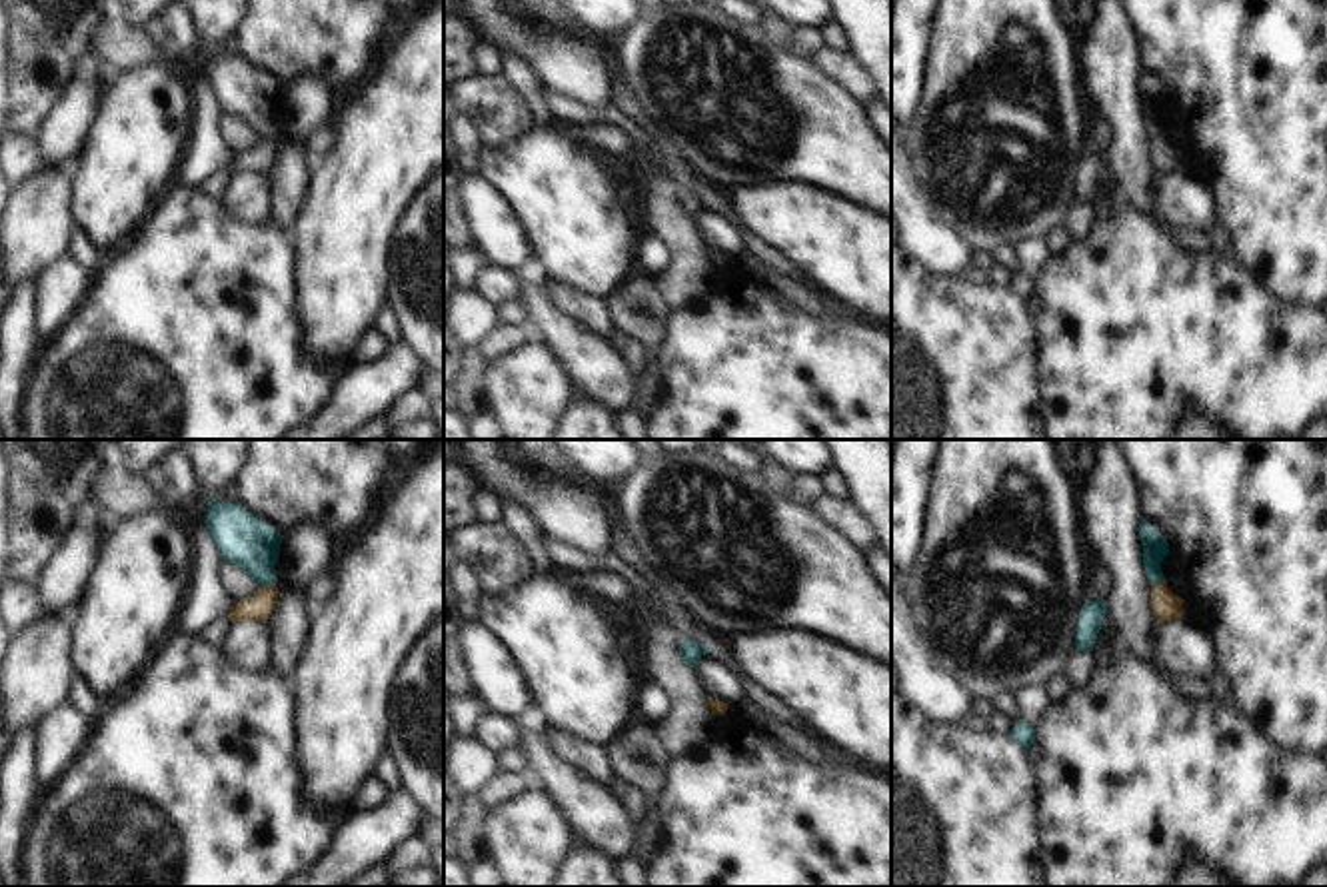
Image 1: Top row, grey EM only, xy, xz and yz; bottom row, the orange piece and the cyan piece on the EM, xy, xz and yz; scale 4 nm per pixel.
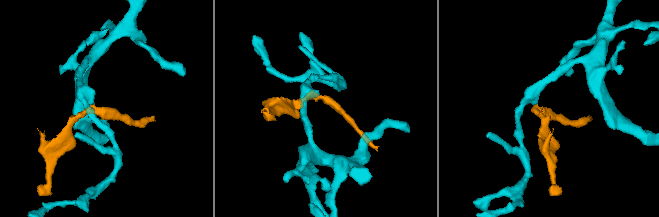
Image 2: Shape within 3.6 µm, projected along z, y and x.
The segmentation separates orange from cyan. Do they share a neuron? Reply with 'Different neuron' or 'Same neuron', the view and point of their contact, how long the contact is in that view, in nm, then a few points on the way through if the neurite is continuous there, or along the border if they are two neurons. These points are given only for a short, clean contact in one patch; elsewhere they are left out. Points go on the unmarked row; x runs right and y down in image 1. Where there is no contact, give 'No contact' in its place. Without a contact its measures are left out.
Different neuron. Touches orange at xy (266, 138). Shared border 70 nm. Boundary: xy (274, 134), (260, 138)

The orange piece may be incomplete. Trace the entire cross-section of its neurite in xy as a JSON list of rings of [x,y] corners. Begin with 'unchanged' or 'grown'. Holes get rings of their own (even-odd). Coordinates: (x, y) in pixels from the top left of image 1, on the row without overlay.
unchanged | [[[276,136],[260,138],[252,148],[242,150],[238,156],[232,158],[228,172],[230,174],[268,174],[276,156],[278,156]]]

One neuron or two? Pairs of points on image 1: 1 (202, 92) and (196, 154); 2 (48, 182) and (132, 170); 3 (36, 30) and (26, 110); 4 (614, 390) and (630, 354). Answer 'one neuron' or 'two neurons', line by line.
1: one neuron
2: two neurons
3: one neuron
4: two neurons

